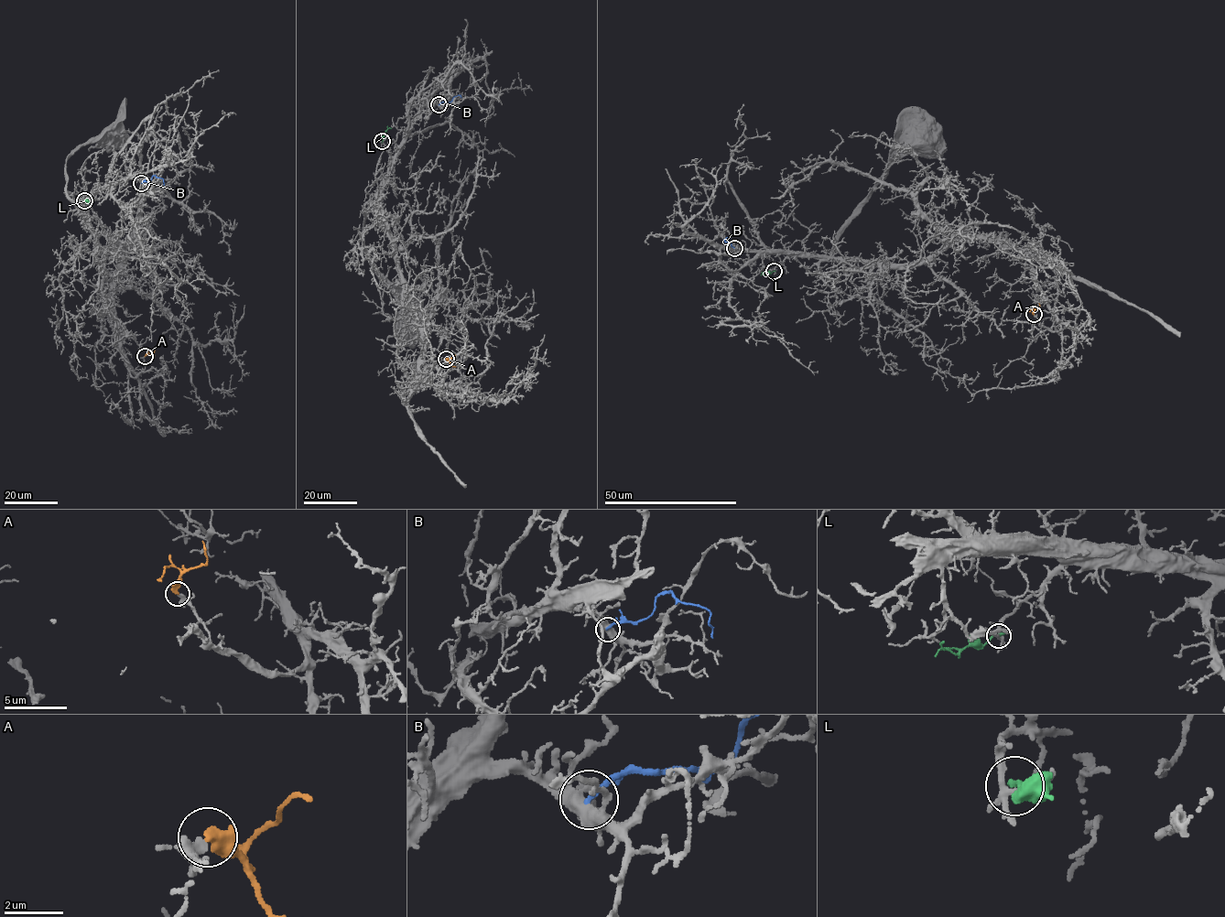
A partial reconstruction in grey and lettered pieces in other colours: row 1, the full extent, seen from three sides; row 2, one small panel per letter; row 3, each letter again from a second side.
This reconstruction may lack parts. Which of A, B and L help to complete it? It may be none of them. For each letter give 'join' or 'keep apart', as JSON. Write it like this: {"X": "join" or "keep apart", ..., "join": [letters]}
{"A": "join", "B": "keep apart", "L": "keep apart", "join": ["A"]}

